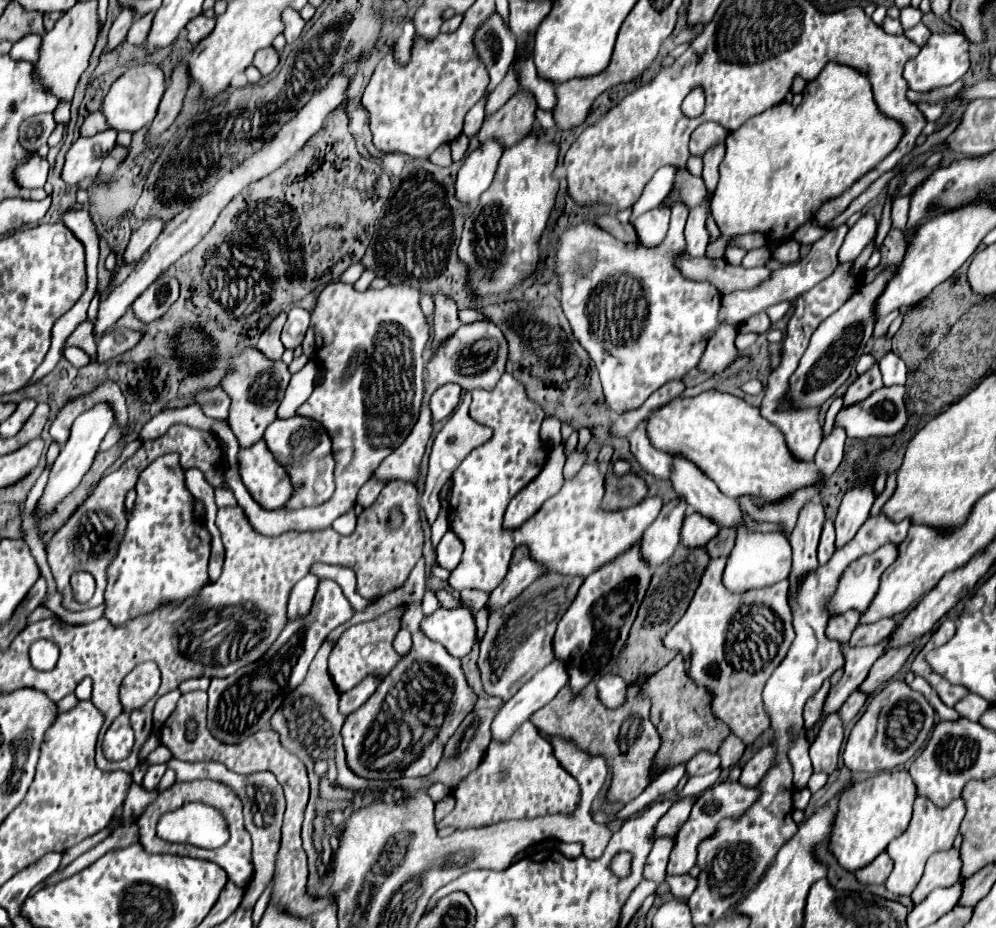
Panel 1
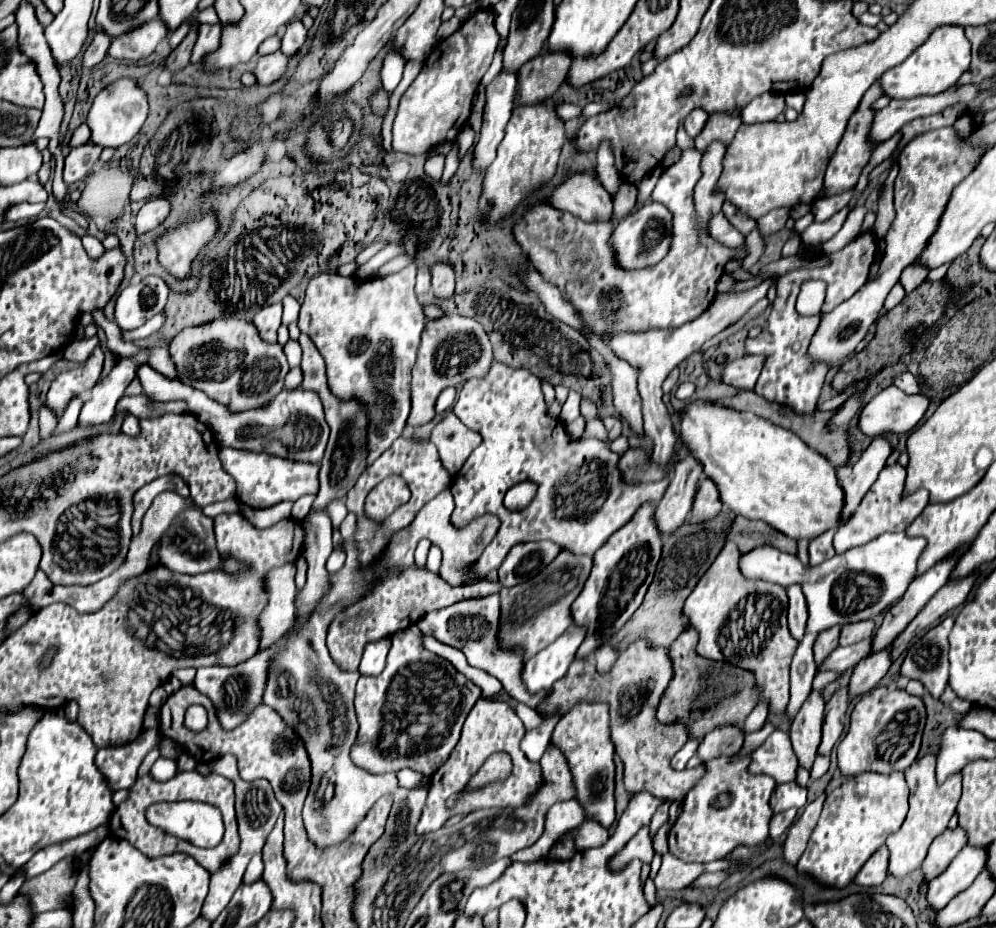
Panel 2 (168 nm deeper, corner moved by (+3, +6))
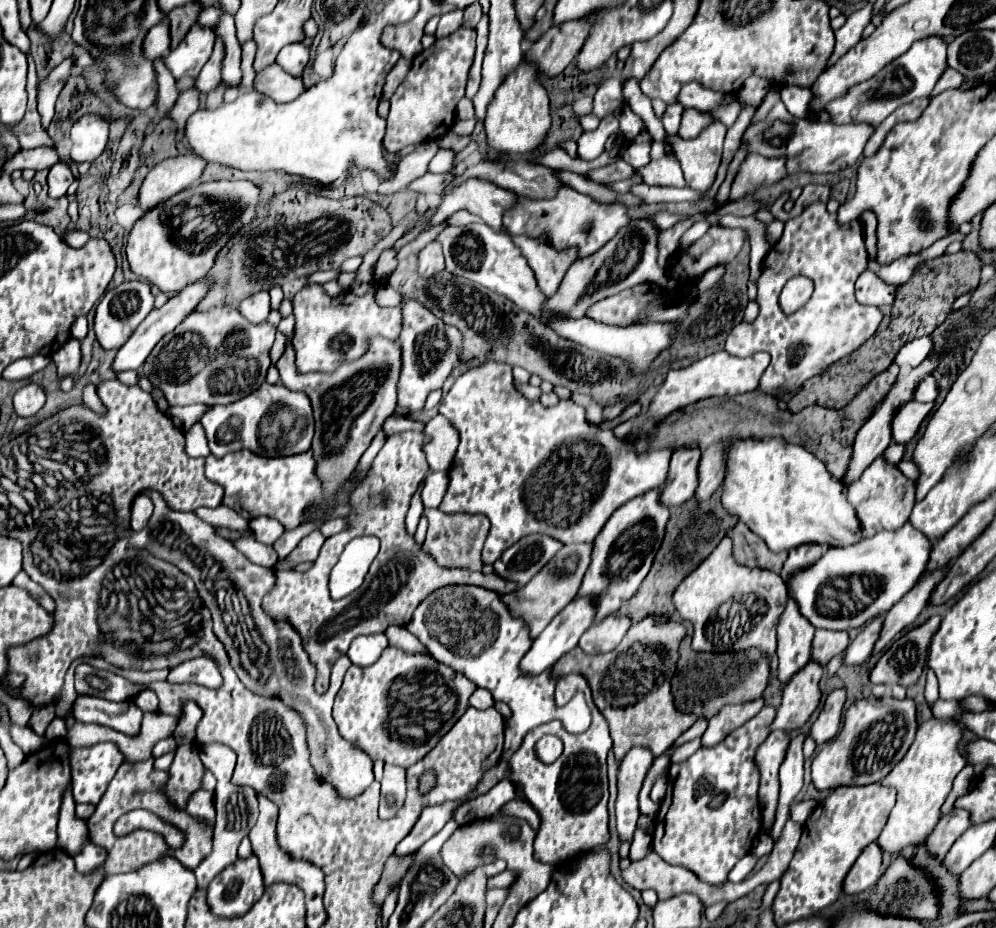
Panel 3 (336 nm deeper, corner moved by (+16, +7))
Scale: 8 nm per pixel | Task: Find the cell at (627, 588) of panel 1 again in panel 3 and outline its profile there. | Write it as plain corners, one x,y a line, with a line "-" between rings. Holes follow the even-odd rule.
650,490
642,496
632,498
628,504
620,506
608,524
604,524
600,536
594,540
592,564
584,576
578,596
594,594
598,616
596,620
606,618
608,614
618,612
622,602
630,600
630,596
638,590
642,580
646,578
656,550
662,544
666,522
670,518
668,508
660,502
660,490

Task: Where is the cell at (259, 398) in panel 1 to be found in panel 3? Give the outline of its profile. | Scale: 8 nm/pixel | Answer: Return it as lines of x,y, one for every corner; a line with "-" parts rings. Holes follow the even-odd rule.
220,306
210,308
204,312
192,312
180,324
180,328
174,328
156,344
156,348
150,352
148,360
142,366
142,374
152,382
154,388
158,388
170,406
186,406
186,404
232,404
250,392
254,392
266,378
266,370
270,366
270,348
274,344
276,328
268,322
252,324
248,322
238,308
232,306

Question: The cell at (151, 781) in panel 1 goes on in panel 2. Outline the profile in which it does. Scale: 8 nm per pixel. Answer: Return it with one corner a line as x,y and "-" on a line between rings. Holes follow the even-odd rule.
159,757
159,759
155,761
155,765
151,767
151,777
153,777
155,781
167,781
167,779
171,779
175,773
177,773
177,761
175,761
175,759

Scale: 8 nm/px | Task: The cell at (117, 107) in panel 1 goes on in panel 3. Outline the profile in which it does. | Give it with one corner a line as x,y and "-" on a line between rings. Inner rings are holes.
84,116
72,126
70,160
76,164
94,162
108,144
110,122
100,116

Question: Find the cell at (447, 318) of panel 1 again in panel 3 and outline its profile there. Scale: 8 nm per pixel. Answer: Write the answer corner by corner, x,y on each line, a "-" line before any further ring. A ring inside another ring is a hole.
440,242
428,244
420,252
418,262
420,262
420,276
424,276
424,278
432,278
438,272
442,272
444,270
444,258
442,258
442,246
440,246

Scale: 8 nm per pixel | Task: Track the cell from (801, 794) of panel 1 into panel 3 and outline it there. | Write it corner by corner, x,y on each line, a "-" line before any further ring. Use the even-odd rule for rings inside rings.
814,800
801,801
795,804
792,804
790,808
790,818
803,825
804,822
809,818
810,814
815,810
818,803

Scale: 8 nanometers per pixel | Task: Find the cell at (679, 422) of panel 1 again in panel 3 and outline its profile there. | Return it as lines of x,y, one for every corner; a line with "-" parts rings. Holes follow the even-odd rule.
780,438
734,440
728,452
722,506
760,536
772,552
792,550
802,544
842,548
864,540
860,520
846,502
846,486
832,478
824,462
806,448

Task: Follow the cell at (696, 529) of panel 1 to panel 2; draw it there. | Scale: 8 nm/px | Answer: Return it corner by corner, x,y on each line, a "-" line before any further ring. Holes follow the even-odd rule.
703,479
699,489
697,489
695,501
693,501
689,523
697,525
697,523
703,523
703,521
717,517
719,513
721,513
721,501
717,497
717,487
713,485
713,481

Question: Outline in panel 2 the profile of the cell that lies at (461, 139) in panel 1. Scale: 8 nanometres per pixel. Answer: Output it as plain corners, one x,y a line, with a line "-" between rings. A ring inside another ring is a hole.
453,141
453,147
449,151
449,155
445,157
445,171
443,171
443,181
449,181
449,177
457,171
457,165
459,165
459,143

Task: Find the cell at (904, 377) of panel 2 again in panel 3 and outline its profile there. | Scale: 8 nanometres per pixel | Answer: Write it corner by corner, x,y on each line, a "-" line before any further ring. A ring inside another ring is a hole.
930,376
928,380
924,380
924,382
920,384
920,388
916,390
914,400
918,400
918,402
936,402
936,398
938,398
938,384
936,384
936,380

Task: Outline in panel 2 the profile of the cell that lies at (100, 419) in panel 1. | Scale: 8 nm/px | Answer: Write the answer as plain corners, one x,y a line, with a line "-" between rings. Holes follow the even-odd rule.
137,353
127,359
121,359
113,367
113,371
91,389
87,401
81,407
77,425
79,427
95,427
95,425
109,423
115,413
117,401
123,397
125,387
131,383
131,379
135,377
135,369
141,363
147,363
145,353

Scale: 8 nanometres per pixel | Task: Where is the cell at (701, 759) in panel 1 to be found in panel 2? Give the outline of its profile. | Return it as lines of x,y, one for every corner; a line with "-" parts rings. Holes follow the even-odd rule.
717,727
711,733
707,733
697,749
697,757
701,763
707,763
717,757
729,757
735,755
743,745
743,731
741,727

